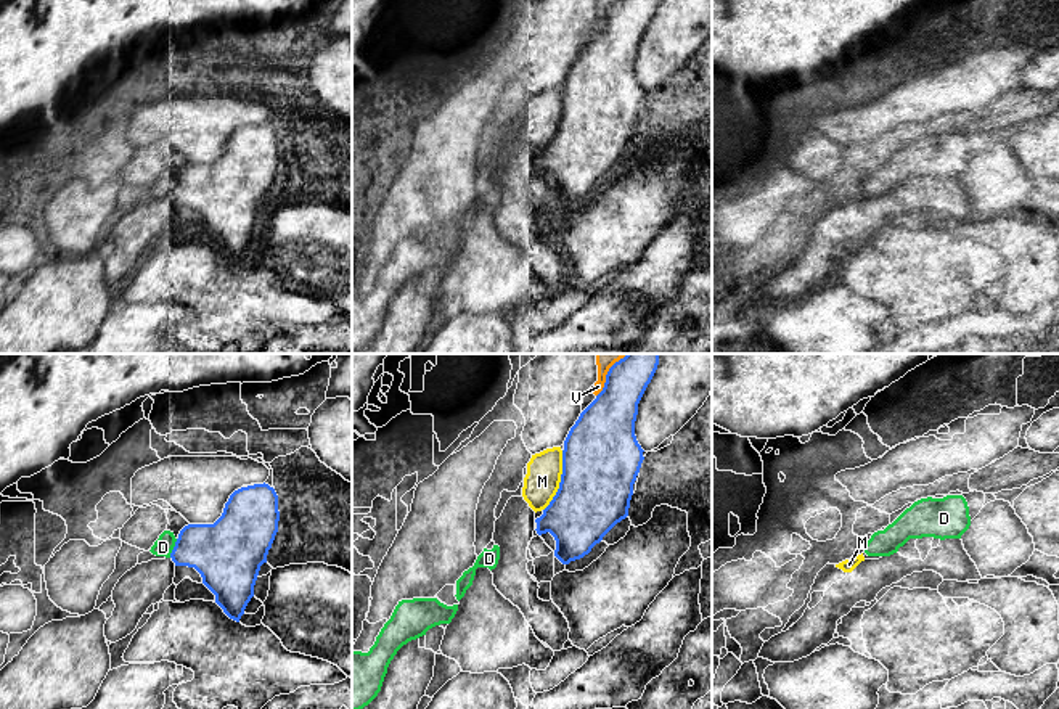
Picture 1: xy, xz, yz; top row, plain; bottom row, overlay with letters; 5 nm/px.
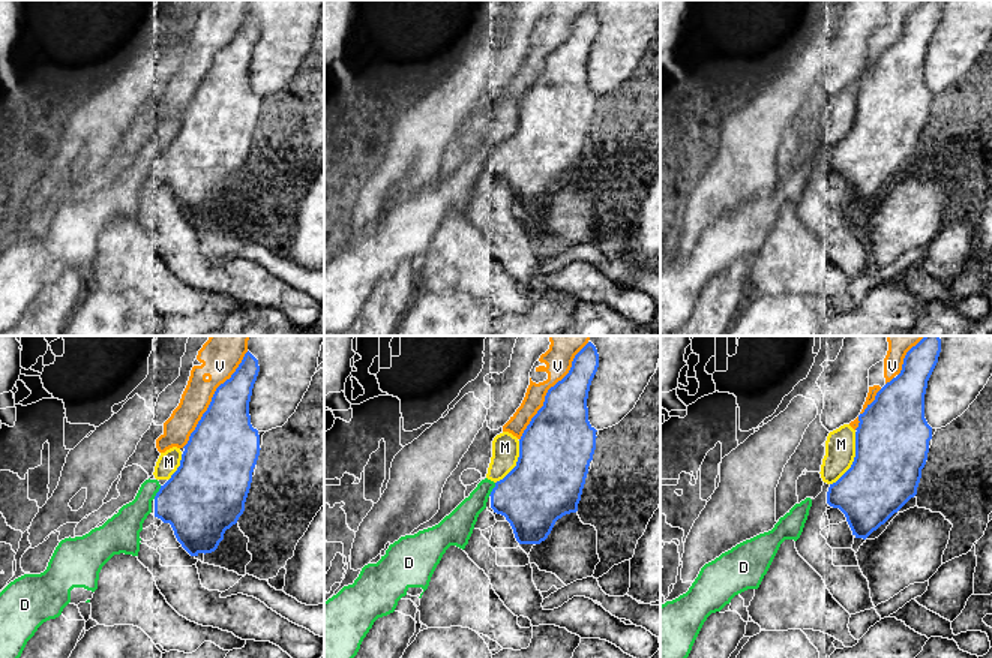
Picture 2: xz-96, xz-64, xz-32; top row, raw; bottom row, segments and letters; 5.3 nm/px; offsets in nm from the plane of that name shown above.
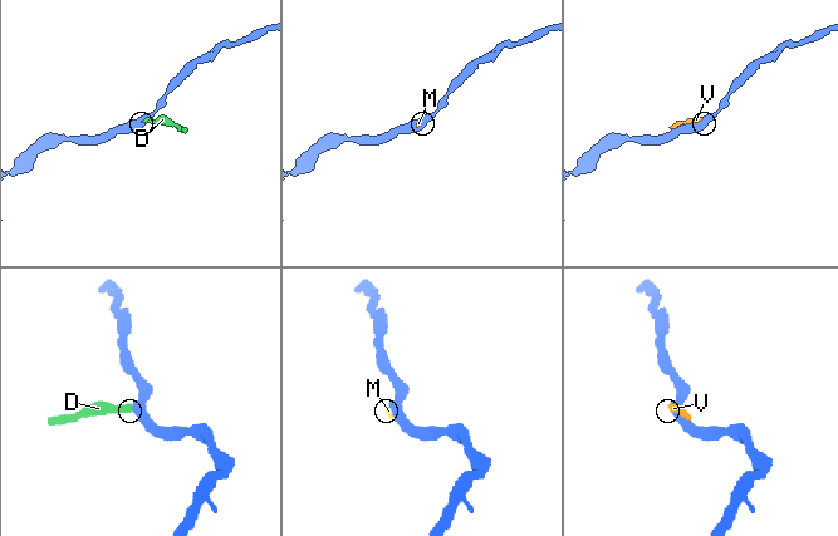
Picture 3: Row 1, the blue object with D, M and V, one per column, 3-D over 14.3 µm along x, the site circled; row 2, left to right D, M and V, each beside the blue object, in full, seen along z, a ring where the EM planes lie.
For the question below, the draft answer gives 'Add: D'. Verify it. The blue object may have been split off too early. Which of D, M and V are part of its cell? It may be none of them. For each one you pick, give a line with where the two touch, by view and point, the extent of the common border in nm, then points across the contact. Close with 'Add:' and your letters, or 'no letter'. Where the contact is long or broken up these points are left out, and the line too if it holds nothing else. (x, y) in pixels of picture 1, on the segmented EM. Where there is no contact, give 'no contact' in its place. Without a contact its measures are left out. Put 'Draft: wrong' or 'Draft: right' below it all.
D: xy (174, 549) | 100 nm
Add: D
Draft: right

